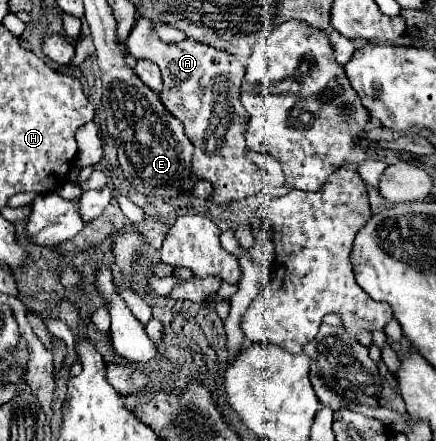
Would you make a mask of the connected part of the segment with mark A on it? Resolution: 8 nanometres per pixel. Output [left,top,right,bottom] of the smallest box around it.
[126,16,268,204]

